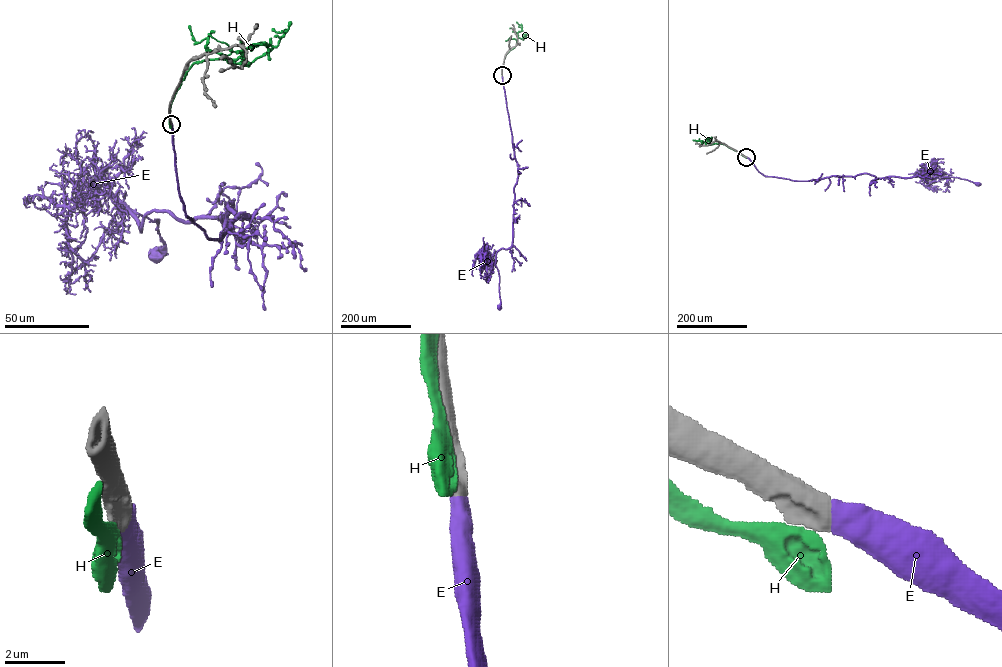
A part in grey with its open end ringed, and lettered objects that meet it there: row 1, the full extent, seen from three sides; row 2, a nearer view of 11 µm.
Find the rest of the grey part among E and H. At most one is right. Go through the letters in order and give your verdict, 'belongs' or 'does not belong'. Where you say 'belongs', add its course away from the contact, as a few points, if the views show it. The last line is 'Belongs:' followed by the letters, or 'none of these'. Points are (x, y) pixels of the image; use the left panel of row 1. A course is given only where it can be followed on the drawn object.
E: belongs | via (171, 124), (185, 214), (209, 239), (248, 217), (152, 211), (141, 230), (130, 210), (158, 220), (157, 258)
H: does not belong
Belongs: E

